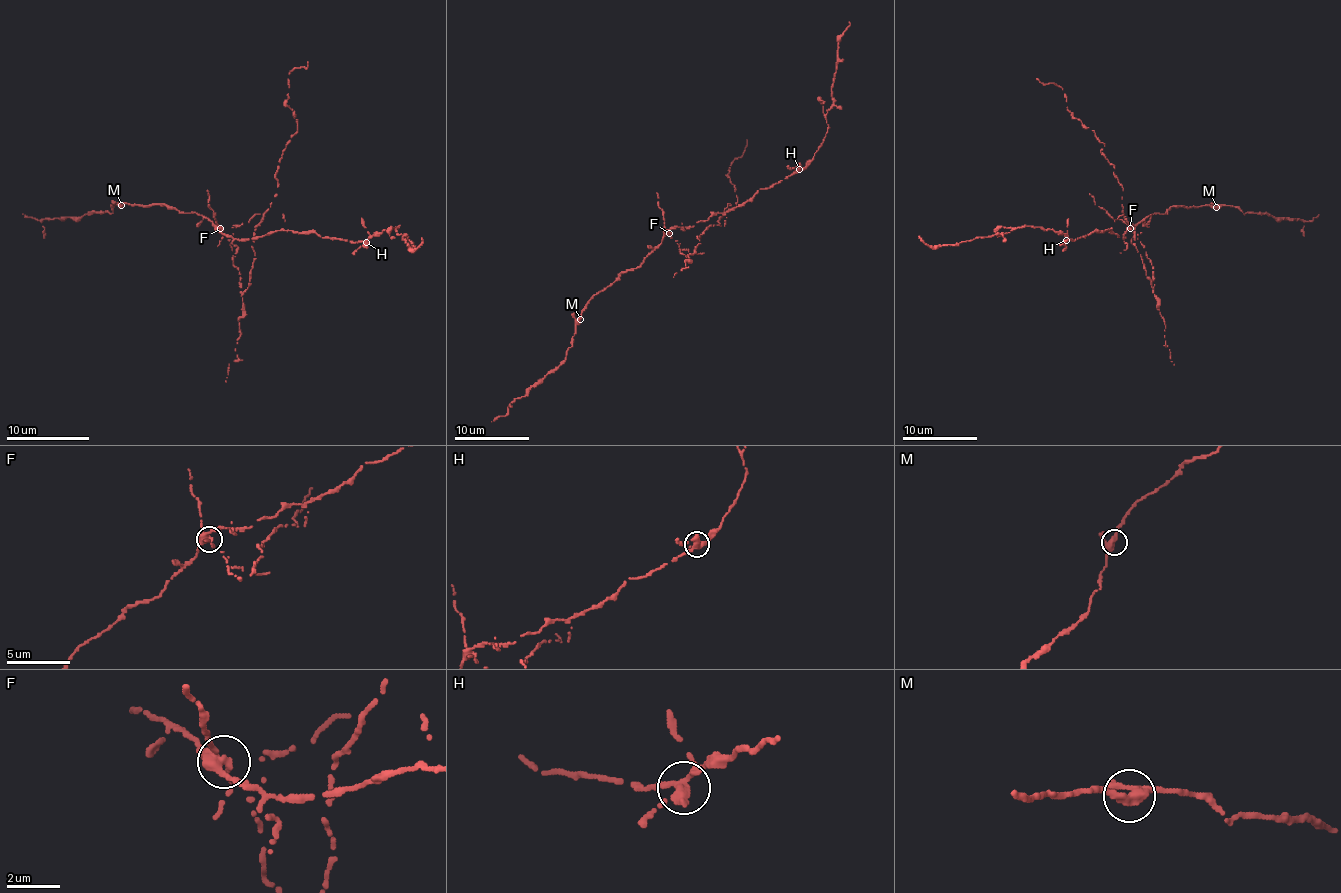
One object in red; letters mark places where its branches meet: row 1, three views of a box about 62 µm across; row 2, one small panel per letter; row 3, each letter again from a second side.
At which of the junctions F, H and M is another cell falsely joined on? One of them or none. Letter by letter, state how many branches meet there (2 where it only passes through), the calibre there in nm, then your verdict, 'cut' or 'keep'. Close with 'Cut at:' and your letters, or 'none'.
F: branches 4; calibre 340 nm; cut
H: branches 4; calibre 300 nm; keep
M: branches 3; calibre 320 nm; keep
Cut at: F

